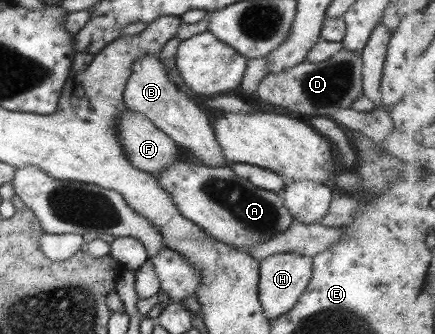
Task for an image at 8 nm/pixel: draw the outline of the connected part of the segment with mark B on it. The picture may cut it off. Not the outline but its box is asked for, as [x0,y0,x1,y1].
[122,56,227,168]

